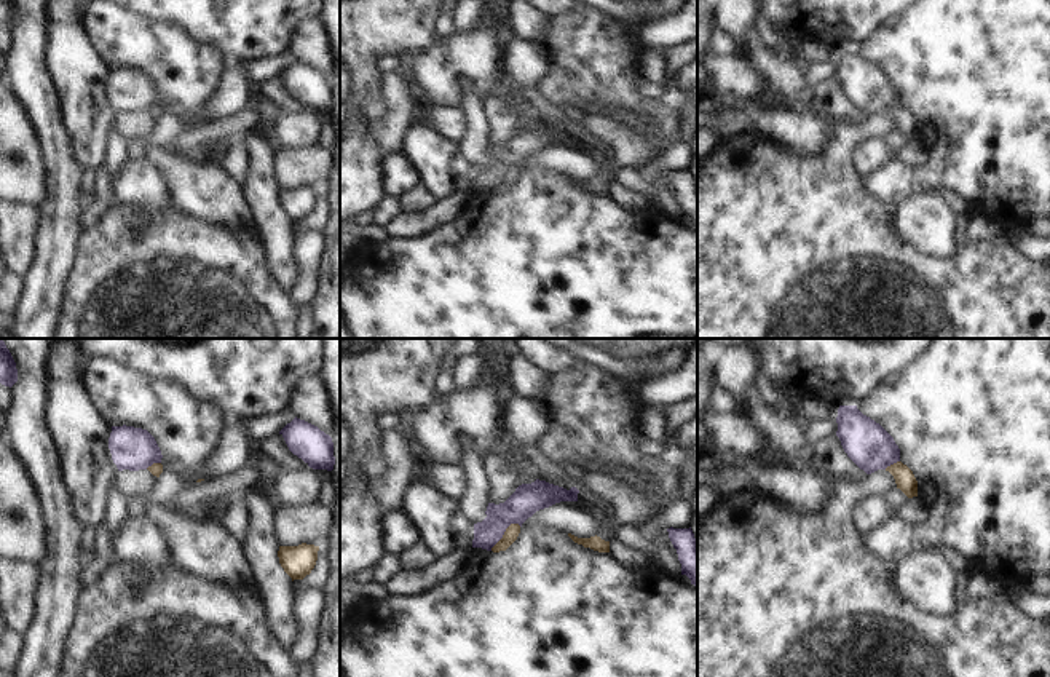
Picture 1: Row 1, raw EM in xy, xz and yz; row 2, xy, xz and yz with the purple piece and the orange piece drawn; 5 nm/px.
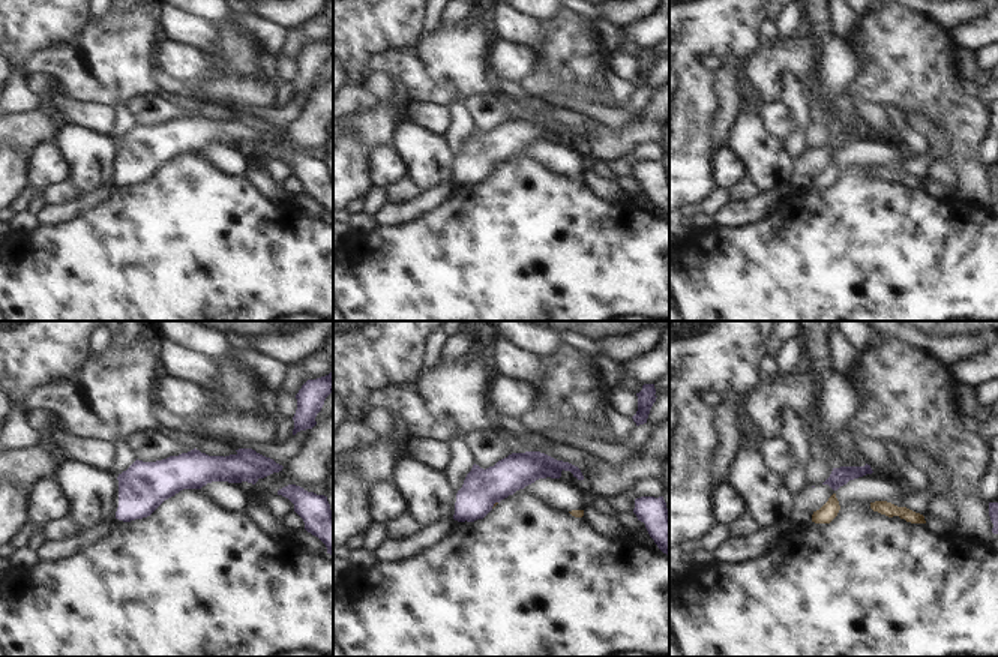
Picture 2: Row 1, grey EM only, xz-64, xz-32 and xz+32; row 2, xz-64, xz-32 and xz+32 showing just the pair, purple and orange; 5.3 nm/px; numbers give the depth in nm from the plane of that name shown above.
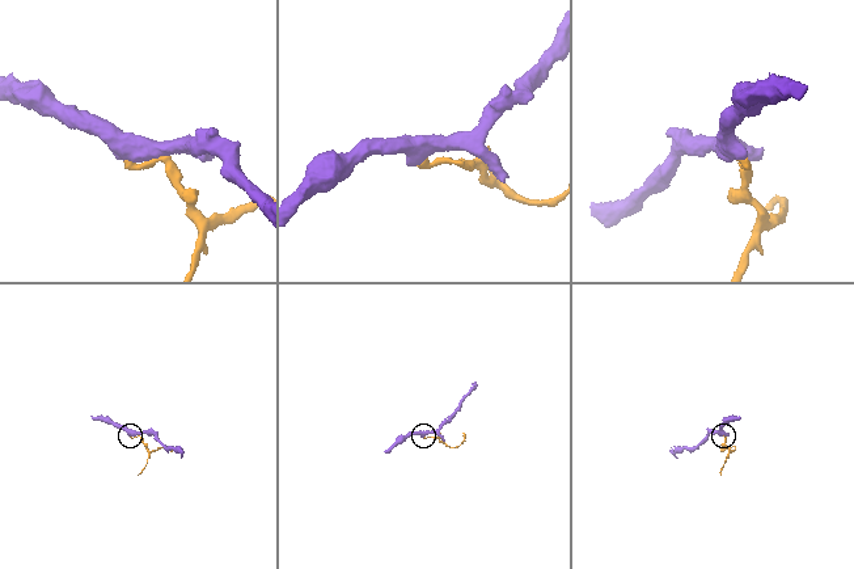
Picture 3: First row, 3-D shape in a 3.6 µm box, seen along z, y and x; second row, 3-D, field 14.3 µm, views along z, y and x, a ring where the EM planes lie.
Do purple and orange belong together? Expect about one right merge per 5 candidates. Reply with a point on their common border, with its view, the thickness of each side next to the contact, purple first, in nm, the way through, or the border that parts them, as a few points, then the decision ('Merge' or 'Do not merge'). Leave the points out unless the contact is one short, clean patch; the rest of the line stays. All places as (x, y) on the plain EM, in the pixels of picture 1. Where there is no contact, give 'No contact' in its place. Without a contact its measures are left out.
Touches purple at xz (505, 173). Thickness 150 nm (purple) against 70 nm. Boundary: xz (521, 168), (511, 166), (490, 192). Do not merge

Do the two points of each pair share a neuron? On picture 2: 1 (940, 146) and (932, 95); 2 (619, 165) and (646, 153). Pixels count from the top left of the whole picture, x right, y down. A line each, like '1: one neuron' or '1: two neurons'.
1: two neurons
2: one neuron

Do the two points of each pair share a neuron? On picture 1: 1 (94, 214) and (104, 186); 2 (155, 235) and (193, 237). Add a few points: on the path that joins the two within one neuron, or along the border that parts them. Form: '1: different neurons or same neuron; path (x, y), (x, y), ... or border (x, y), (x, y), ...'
1: same neuron; path (98, 208), (102, 192)
2: same neuron; path (165, 237), (184, 237)

